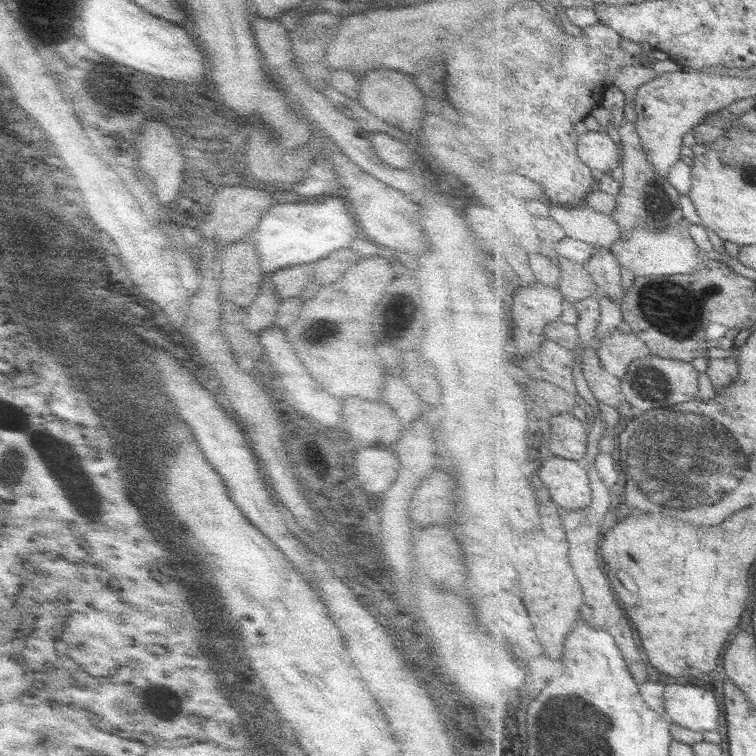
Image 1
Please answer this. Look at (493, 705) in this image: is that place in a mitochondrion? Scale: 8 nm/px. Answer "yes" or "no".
no

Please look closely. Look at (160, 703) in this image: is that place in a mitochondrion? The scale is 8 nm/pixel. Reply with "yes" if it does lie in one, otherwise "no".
yes

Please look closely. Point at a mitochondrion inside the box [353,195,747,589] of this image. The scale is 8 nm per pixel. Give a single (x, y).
(665, 451)

